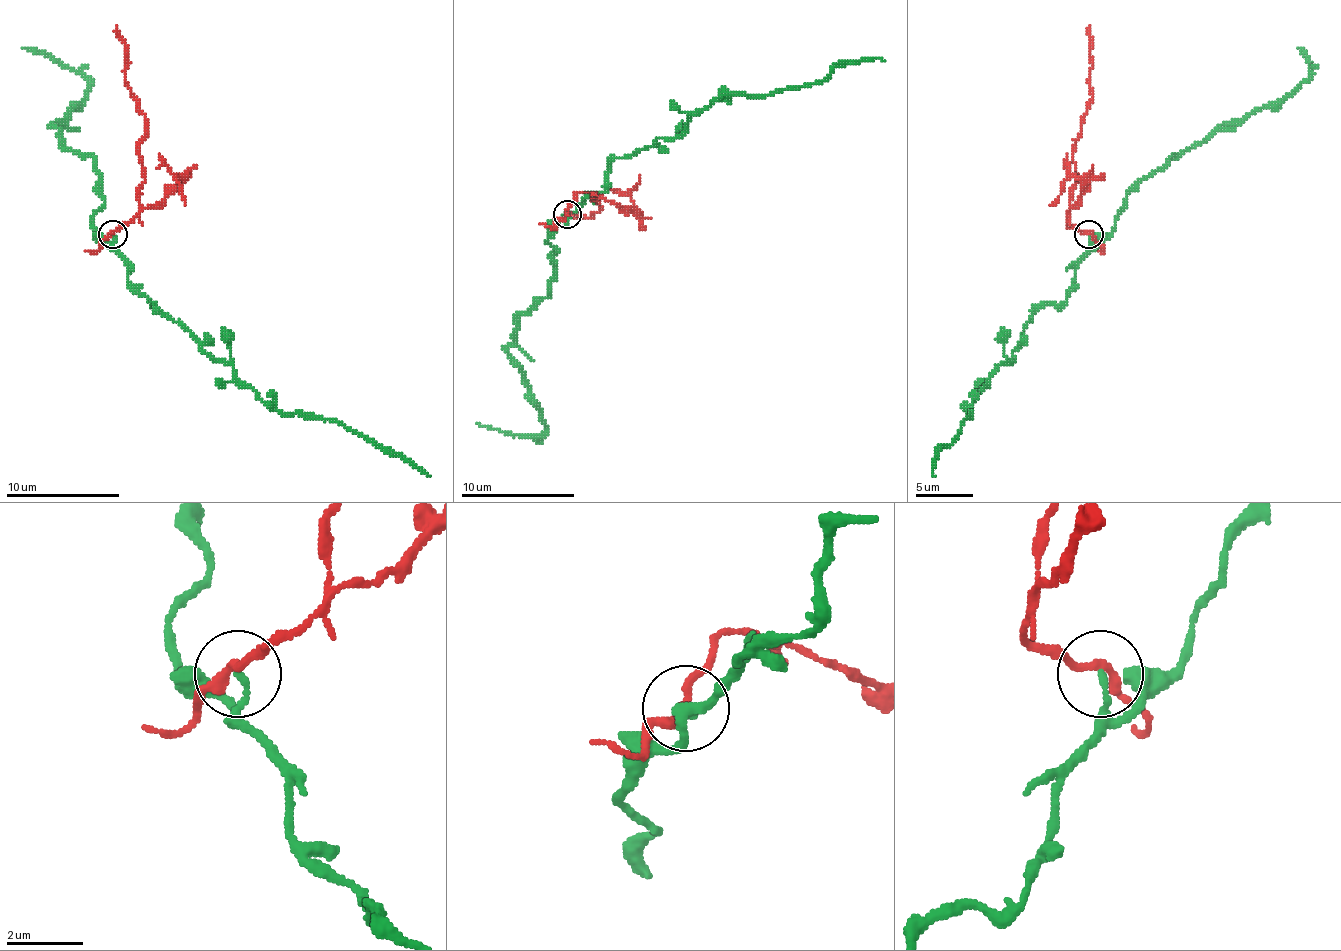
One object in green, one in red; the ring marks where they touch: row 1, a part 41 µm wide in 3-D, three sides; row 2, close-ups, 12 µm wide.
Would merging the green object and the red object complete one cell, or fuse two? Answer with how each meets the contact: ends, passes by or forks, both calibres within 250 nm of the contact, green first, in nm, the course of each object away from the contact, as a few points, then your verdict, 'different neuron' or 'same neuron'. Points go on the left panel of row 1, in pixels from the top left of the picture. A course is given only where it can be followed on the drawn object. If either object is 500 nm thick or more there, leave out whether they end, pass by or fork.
green ends there; red passes by; 150 nm thick on the green side, 240 nm on the other; green runs (113, 233), (113, 251), (128, 265), (130, 282), (267, 405), (285, 413), (336, 419), (430, 476); red runs (113, 233), (139, 211), (145, 179), (139, 145), (145, 114), (125, 79), (125, 39), (116, 25); different neuron

